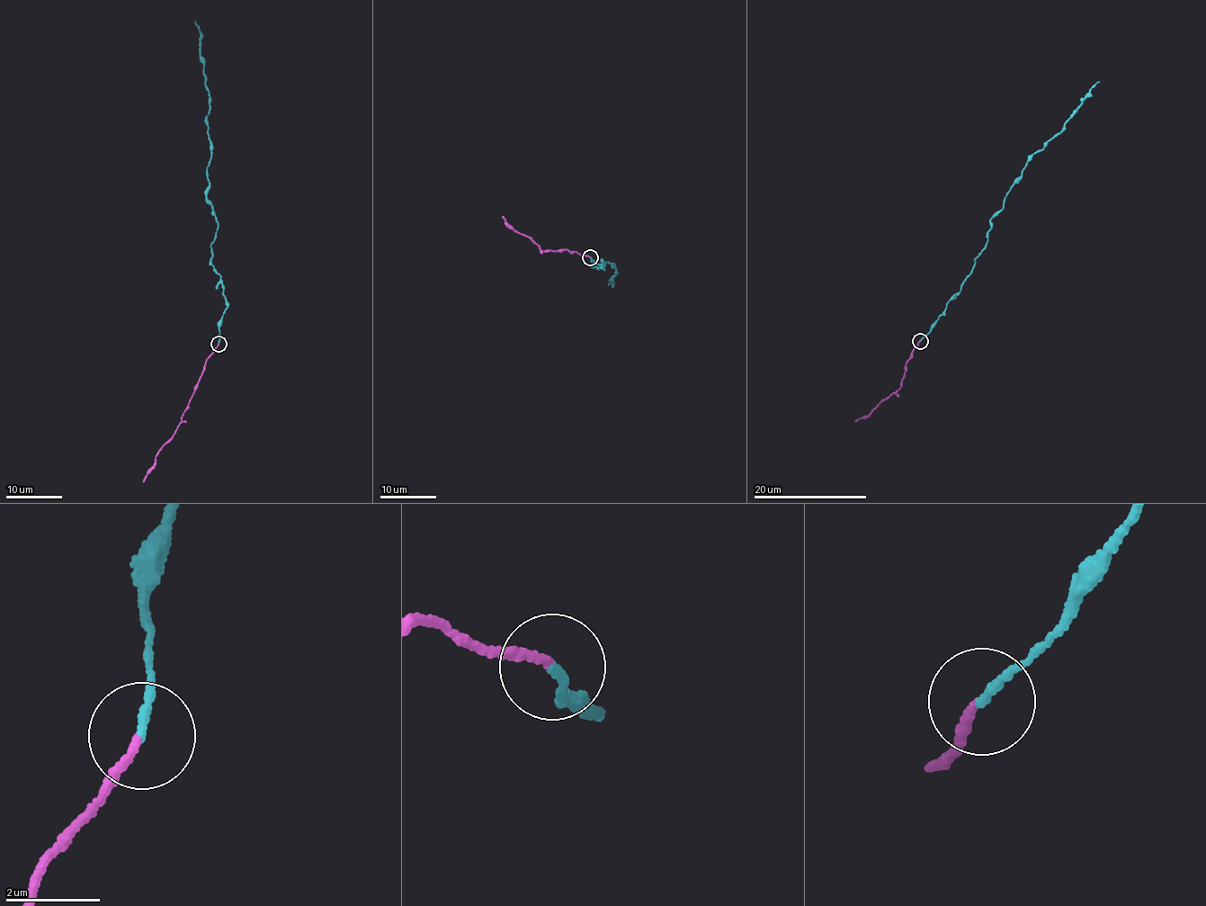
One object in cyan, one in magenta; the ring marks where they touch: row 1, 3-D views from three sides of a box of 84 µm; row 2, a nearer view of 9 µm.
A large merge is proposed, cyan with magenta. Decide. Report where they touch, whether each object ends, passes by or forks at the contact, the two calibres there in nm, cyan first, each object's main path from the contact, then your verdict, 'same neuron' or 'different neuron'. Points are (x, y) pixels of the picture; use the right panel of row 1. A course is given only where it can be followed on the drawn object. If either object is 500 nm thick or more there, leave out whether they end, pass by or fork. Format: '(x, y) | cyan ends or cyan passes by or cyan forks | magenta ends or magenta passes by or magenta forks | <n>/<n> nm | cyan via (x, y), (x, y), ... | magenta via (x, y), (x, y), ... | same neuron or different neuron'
(920, 341) | cyan ends | magenta ends | 180/150 nm | cyan via (919, 340), (969, 274), (993, 217), (1002, 209), (1027, 160), (1061, 131), (1100, 82) | magenta via (919, 340), (906, 363), (899, 388), (867, 416), (855, 421) | same neuron

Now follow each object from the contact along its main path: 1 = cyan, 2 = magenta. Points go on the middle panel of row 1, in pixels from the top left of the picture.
1: (590, 256), (602, 264), (592, 266), (604, 269), (602, 260), (604, 264), (614, 263), (617, 273), (607, 286)
2: (590, 256), (565, 249), (542, 250), (534, 241), (507, 226), (501, 216)

